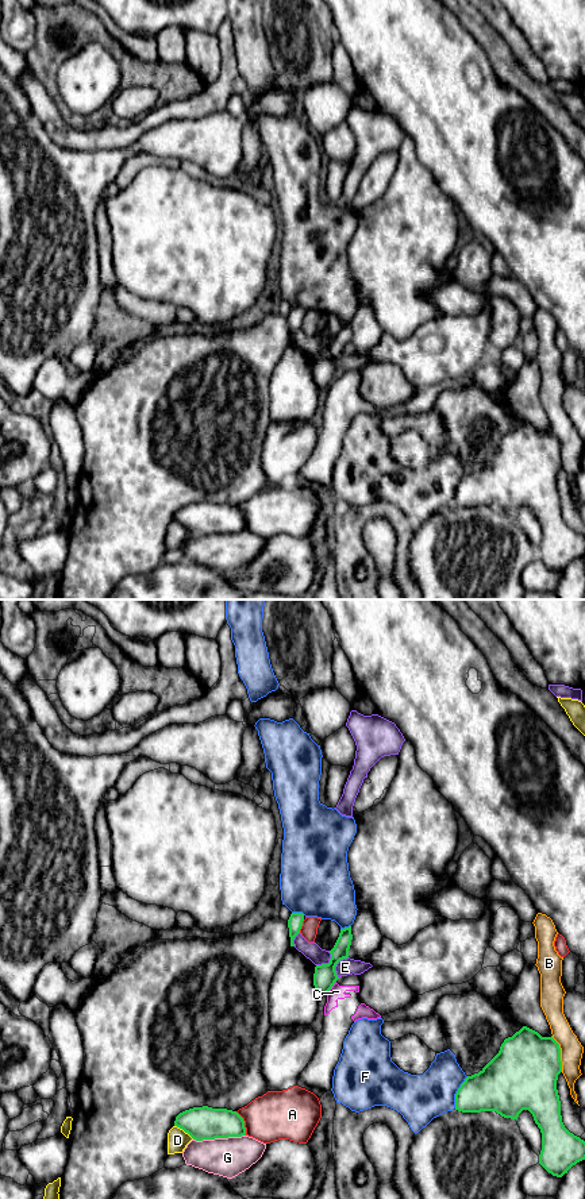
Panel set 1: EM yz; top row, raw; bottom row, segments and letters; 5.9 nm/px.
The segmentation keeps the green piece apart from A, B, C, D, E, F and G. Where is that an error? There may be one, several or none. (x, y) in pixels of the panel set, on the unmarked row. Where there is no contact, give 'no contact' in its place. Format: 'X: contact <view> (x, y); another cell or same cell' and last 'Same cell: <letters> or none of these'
A: contact yz (243, 519); another cell
B: contact yz (560, 448); another cell
C: contact yz (331, 382); another cell
D: contact yz (184, 525); another cell
E: contact yz (335, 361); another cell
F: contact yz (457, 488); another cell
G: contact yz (219, 532); another cell
Same cell: none of these

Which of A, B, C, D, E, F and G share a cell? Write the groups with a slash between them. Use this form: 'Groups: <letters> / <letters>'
Groups: A / B / C / D / E / F / G

